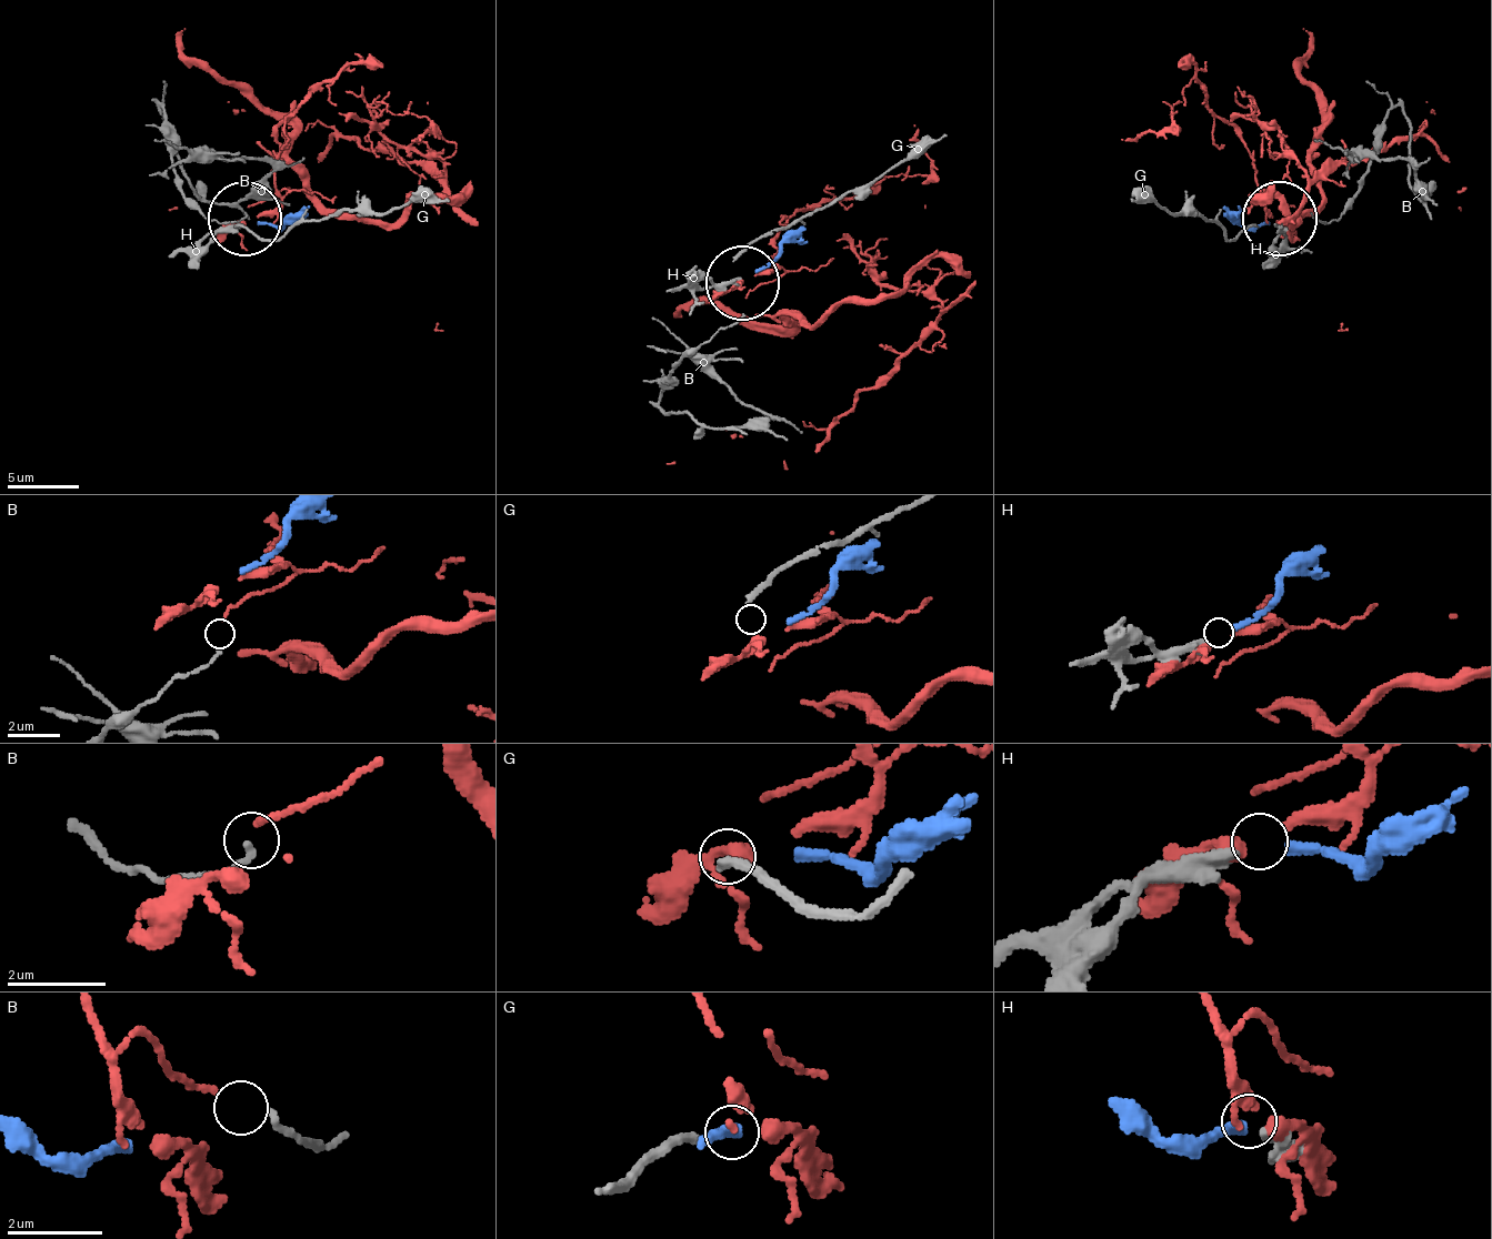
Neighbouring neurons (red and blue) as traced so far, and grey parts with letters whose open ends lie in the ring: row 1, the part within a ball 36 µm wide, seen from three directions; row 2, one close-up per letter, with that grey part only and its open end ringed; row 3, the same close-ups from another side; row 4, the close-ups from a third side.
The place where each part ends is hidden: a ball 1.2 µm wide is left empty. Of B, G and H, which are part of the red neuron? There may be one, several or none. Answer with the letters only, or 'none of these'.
B

